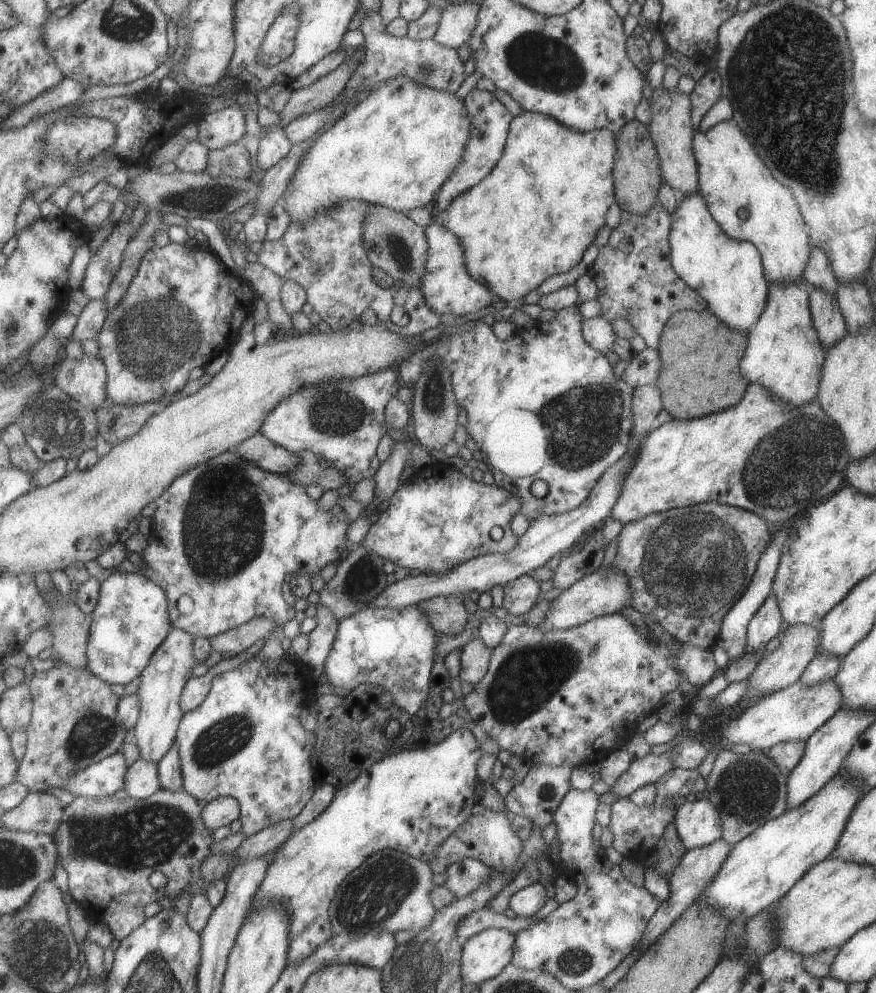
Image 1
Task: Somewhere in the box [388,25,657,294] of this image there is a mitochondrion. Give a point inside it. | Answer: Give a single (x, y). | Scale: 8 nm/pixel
(543, 63)

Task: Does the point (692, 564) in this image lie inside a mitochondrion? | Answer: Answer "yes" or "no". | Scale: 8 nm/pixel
yes

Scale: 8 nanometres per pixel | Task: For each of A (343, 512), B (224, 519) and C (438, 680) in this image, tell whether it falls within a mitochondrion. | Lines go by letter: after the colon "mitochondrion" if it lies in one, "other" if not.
A: other
B: mitochondrion
C: other

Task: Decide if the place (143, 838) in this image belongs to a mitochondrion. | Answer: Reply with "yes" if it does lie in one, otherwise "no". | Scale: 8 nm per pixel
yes

